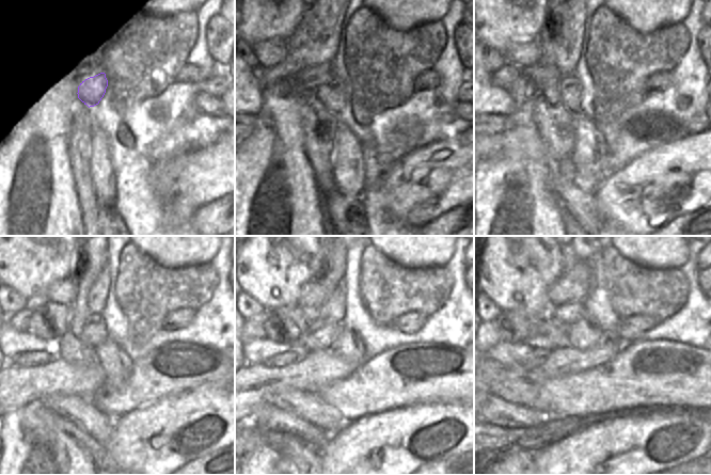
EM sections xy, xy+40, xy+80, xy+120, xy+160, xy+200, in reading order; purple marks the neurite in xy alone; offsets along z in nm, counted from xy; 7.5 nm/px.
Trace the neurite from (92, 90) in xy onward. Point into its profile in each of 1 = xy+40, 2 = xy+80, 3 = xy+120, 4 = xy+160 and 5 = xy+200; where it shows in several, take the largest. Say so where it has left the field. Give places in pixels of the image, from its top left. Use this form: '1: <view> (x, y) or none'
1: xy+40 (332, 94)
2: xy+80 (570, 89)
3: xy+120 (91, 329)
4: xy+160 (319, 335)
5: xy+200 (550, 334)

